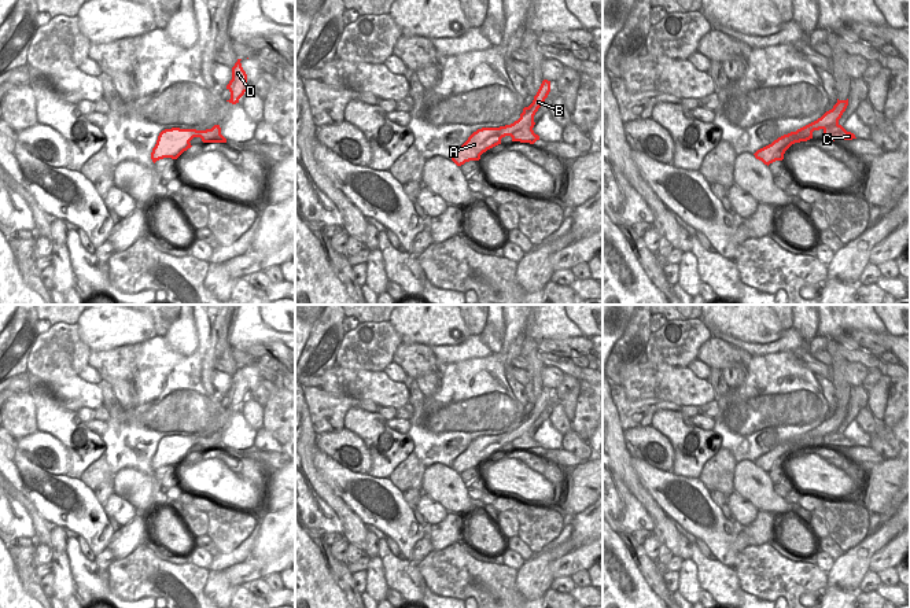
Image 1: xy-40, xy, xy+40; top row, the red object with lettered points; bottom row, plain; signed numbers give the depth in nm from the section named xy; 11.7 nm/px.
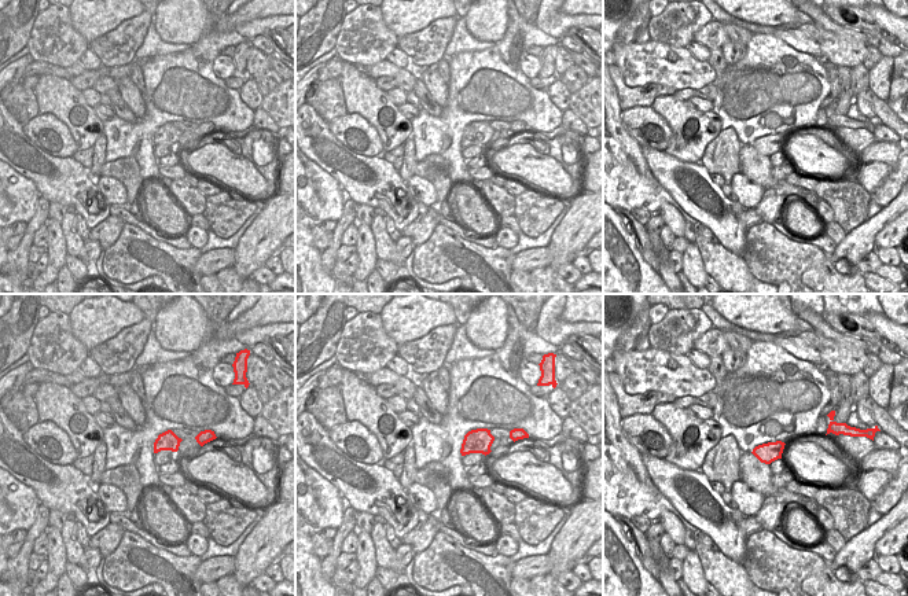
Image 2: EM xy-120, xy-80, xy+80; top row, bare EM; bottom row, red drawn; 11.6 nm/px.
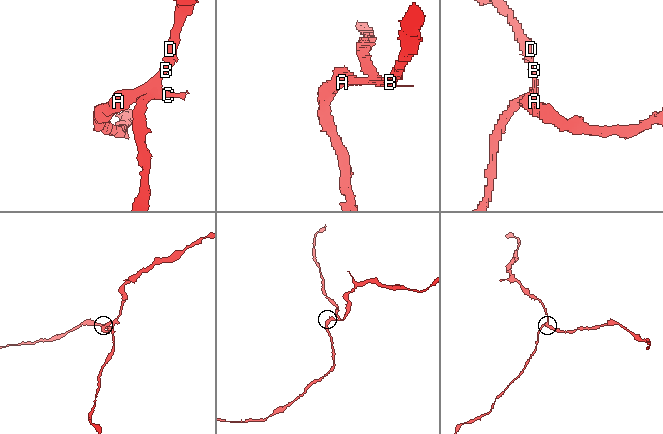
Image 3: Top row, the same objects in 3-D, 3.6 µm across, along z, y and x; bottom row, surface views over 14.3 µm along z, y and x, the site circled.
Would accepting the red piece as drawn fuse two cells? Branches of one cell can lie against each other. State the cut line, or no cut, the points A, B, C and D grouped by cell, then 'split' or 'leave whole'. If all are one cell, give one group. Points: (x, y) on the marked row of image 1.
xy (533, 117), (509, 135) | A B D / C | split

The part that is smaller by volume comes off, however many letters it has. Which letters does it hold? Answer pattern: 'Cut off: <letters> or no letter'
Cut off: C

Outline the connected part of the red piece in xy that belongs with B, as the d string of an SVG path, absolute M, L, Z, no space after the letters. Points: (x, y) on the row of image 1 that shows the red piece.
M544 80L537 95L534 96L533 103L528 107L523 108L520 118L511 125L500 128L482 128L474 132L468 140L454 151L452 161L461 166L469 161L479 161L480 155L487 150L501 144L501 139L511 136L513 132L522 129L524 125L530 124L542 106L545 99L550 92L550 81Z

